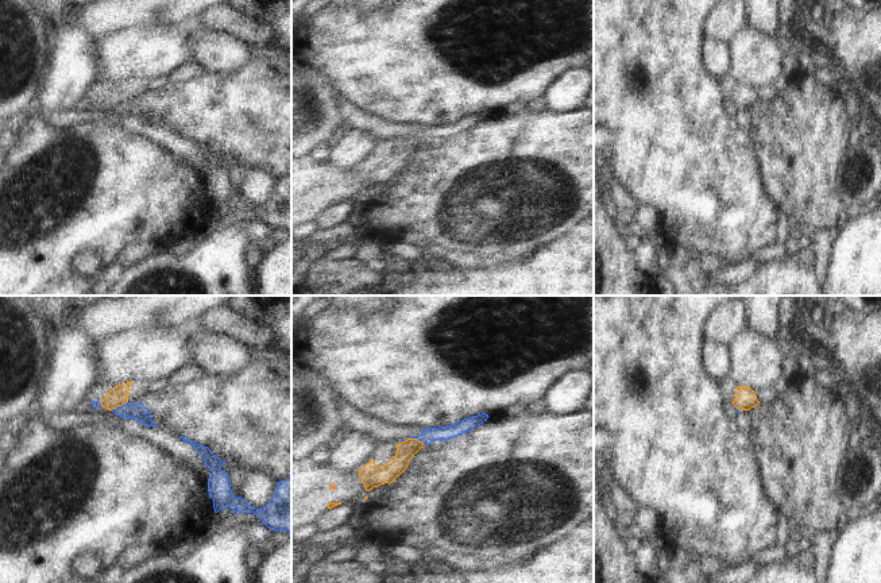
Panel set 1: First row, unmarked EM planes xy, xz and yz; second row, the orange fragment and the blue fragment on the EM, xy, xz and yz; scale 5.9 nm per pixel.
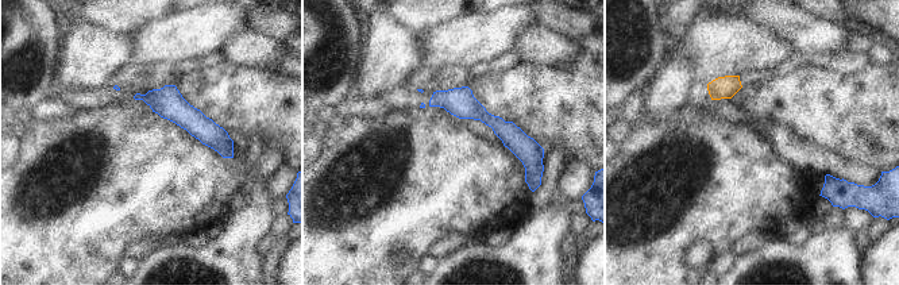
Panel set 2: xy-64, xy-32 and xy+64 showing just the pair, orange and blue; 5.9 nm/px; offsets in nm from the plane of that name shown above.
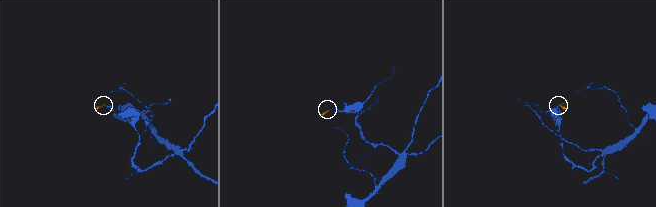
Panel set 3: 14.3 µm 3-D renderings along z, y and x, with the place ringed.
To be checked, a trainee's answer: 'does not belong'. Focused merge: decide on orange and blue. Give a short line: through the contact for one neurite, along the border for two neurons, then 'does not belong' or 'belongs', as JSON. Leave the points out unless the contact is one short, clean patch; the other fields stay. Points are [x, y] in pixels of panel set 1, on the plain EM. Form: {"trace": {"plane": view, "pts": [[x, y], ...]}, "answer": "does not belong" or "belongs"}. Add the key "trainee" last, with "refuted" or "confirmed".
{"trace": {"plane": "xy", "pts": [[127, 99], [111, 107]]}, "answer": "does not belong", "trainee": "confirmed"}

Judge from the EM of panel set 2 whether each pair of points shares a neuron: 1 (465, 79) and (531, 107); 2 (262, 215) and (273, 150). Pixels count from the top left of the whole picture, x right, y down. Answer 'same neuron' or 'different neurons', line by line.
1: different neurons
2: same neuron

